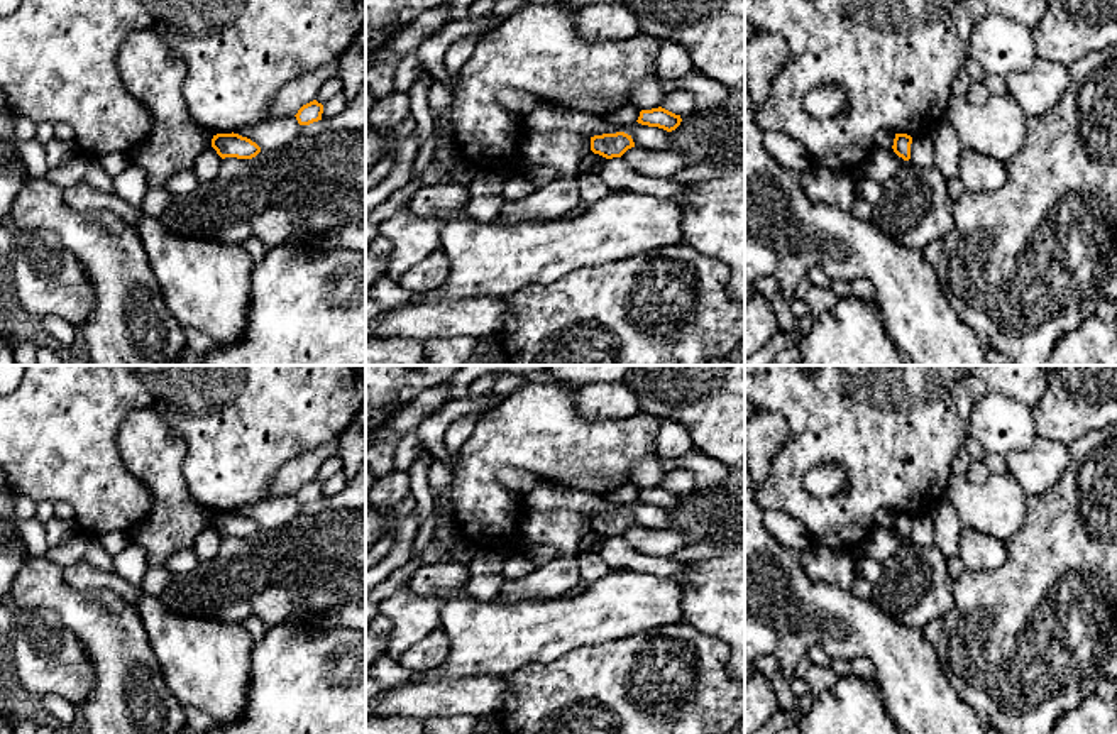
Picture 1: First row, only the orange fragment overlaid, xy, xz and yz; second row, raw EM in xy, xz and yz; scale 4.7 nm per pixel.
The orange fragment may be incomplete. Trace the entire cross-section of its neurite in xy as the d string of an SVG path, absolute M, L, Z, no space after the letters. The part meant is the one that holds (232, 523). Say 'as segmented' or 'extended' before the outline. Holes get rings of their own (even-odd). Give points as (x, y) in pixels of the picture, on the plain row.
as segmented | M234 511L213 514L212 526L222 538L252 538L261 531L261 526L256 521Z

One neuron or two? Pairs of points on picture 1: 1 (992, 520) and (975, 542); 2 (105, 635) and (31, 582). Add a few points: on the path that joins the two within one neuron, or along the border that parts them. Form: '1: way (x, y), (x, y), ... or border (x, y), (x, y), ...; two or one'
1: border (963, 525), (995, 536), (1004, 543); two
2: way (87, 616), (49, 589); one

